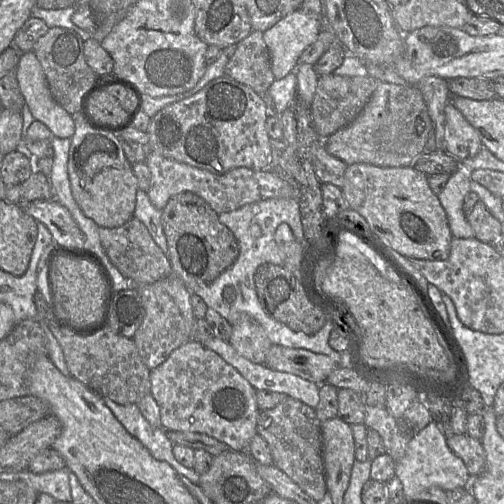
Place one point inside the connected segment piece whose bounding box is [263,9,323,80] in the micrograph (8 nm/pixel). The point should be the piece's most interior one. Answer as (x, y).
(286, 41)

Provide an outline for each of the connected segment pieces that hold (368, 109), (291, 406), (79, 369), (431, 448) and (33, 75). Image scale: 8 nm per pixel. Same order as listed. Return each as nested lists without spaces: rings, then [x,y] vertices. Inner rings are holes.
[[[379,81],[371,98],[356,119],[330,135],[327,139],[322,140],[324,140],[327,152],[347,165],[365,163],[378,167],[414,168],[415,160],[424,152],[431,127],[432,120],[417,85]]]
[[[287,397],[283,402],[267,410],[261,410],[257,418],[257,434],[268,443],[273,465],[283,471],[315,502],[327,492],[322,457],[322,432],[315,409],[300,400]]]
[[[56,319],[47,324],[63,351],[70,375],[100,396],[125,405],[137,404],[151,393],[151,369],[142,361],[132,338],[118,334],[109,326],[93,335],[80,336],[59,328]]]
[[[432,421],[414,434],[404,456],[395,462],[395,476],[402,483],[405,501],[417,498],[416,495],[431,487],[443,490],[469,487],[471,476],[463,460],[448,447],[446,439],[441,428]]]
[[[34,52],[21,54],[16,67],[21,93],[35,120],[44,123],[58,138],[72,138],[75,123],[53,98],[42,65]]]

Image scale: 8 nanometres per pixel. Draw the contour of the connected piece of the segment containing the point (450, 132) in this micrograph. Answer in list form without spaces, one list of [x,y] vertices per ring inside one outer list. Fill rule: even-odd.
[[[449,101],[445,107],[445,151],[457,160],[474,157],[483,147],[480,133]]]

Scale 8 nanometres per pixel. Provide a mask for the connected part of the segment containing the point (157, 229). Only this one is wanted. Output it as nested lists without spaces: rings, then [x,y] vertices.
[[[138,190],[133,216],[140,220],[149,231],[151,237],[168,257],[169,251],[166,236],[161,223],[162,210],[157,209],[150,201],[147,192]]]

